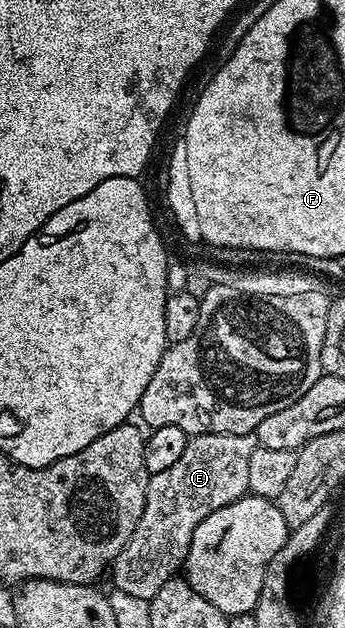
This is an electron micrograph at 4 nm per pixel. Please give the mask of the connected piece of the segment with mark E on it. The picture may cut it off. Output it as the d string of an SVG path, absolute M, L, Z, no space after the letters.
M254 434L250 435L197 435L188 438L185 453L165 473L157 473L147 480L147 500L141 513L141 521L137 529L129 537L125 549L115 558L109 571L114 590L130 593L133 597L141 597L150 601L157 589L165 585L165 581L176 578L175 571L184 566L189 553L189 545L193 541L193 533L209 513L243 498L249 492L249 456L257 445Z

